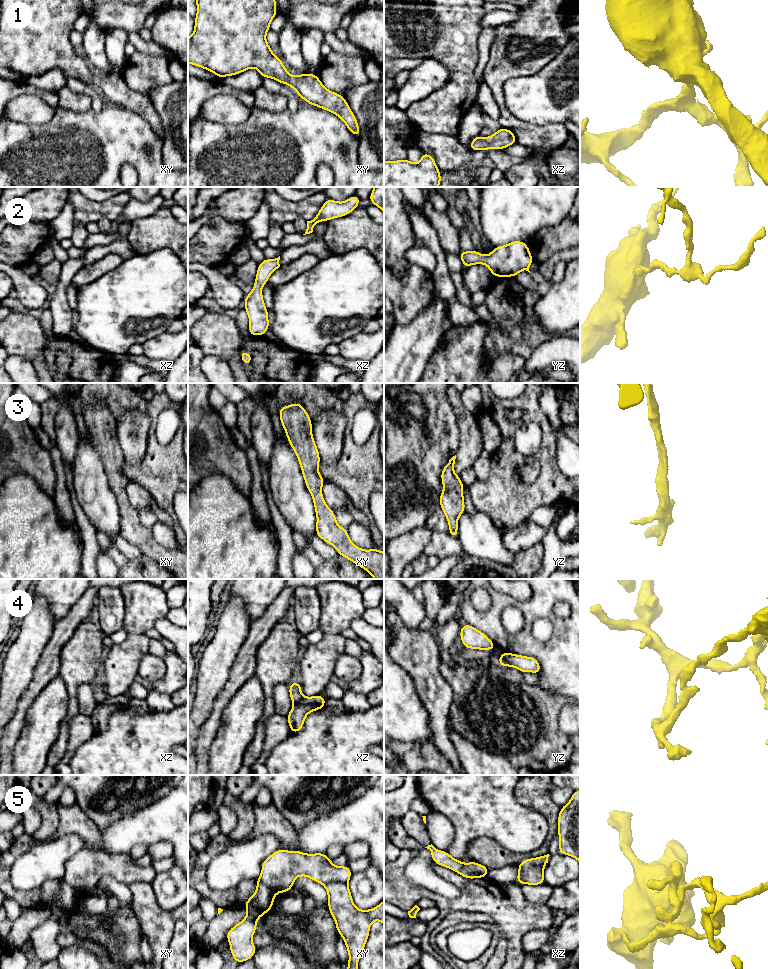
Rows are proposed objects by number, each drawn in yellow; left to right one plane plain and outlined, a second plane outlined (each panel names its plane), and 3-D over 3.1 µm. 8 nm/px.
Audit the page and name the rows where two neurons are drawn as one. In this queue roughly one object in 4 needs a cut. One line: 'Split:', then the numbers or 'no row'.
Split: 4, 5

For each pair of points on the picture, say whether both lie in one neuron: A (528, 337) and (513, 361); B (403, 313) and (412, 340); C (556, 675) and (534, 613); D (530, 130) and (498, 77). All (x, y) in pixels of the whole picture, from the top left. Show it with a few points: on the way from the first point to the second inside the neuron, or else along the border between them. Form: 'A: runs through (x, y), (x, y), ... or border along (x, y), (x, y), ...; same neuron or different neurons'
A: border along (508, 351), (504, 351), (497, 356), (485, 354); different neurons
B: border along (425, 309), (420, 311), (409, 322), (396, 324); different neurons
C: runs through (548, 660), (528, 640), (528, 628); same neuron
D: runs through (515, 123), (504, 112), (498, 92); same neuron

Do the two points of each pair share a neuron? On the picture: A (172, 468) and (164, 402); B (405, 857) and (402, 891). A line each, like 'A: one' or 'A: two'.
A: one
B: one

